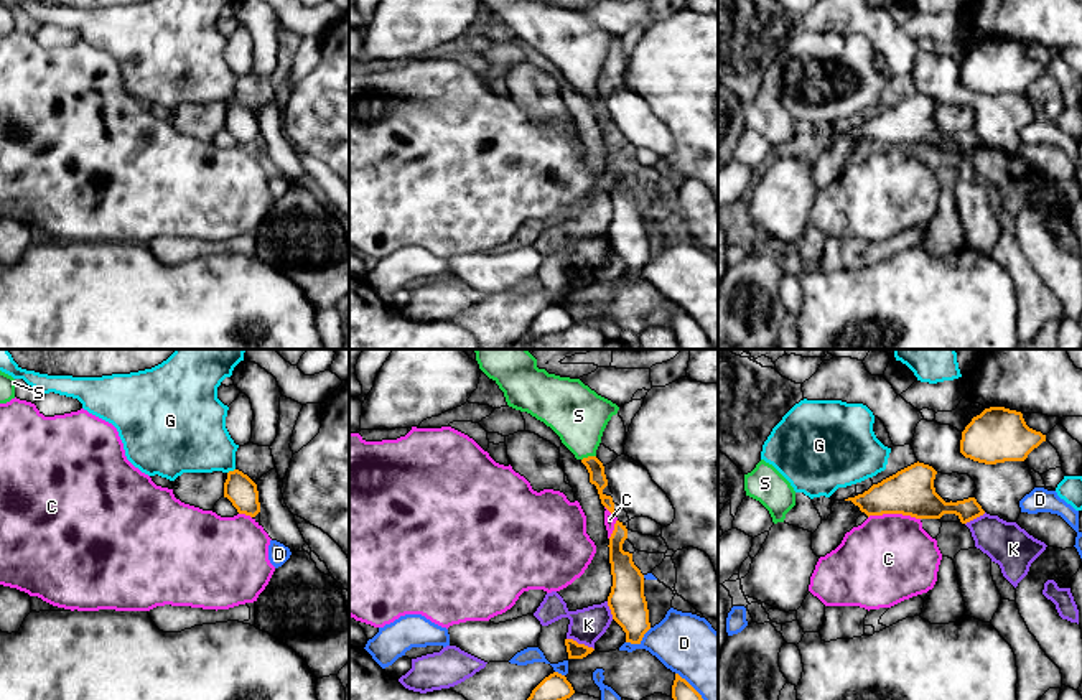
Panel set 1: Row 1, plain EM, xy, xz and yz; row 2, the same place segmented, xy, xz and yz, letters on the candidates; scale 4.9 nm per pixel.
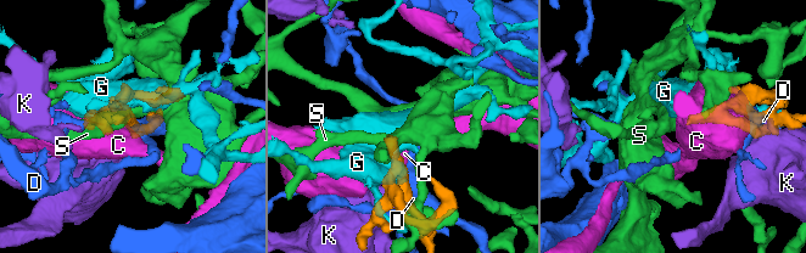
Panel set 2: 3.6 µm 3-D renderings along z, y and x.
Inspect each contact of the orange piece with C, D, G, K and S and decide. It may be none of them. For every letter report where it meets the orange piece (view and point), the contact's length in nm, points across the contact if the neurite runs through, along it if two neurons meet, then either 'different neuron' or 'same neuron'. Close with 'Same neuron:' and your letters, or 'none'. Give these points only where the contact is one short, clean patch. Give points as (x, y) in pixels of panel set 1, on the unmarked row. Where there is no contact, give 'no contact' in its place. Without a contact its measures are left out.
C: meets orange in yz at (895, 144); contact 260 nm long; border along yz (868, 147), (909, 145), (919, 150); different neuron
D: meets orange in xz at (639, 272); contact 150 nm long; different neuron
G: meets orange in xy at (231, 102); contact 50 nm long; different neuron
K: meets orange in xz at (580, 275); contact 150 nm long; different neuron
S: meets orange in xz at (588, 88); contact 80 nm long; runs through xz (593, 96), (588, 88), (583, 78), (578, 46); same neuron
Same neuron: S

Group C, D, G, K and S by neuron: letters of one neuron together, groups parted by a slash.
C / D / G / K / S

